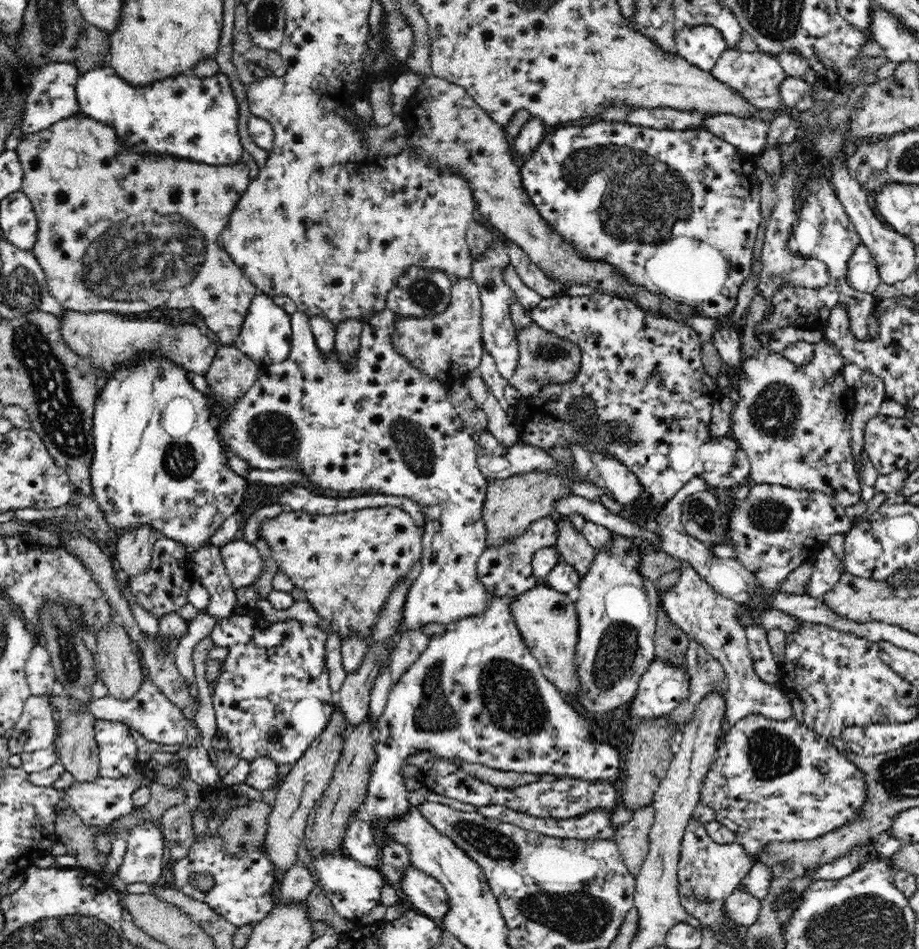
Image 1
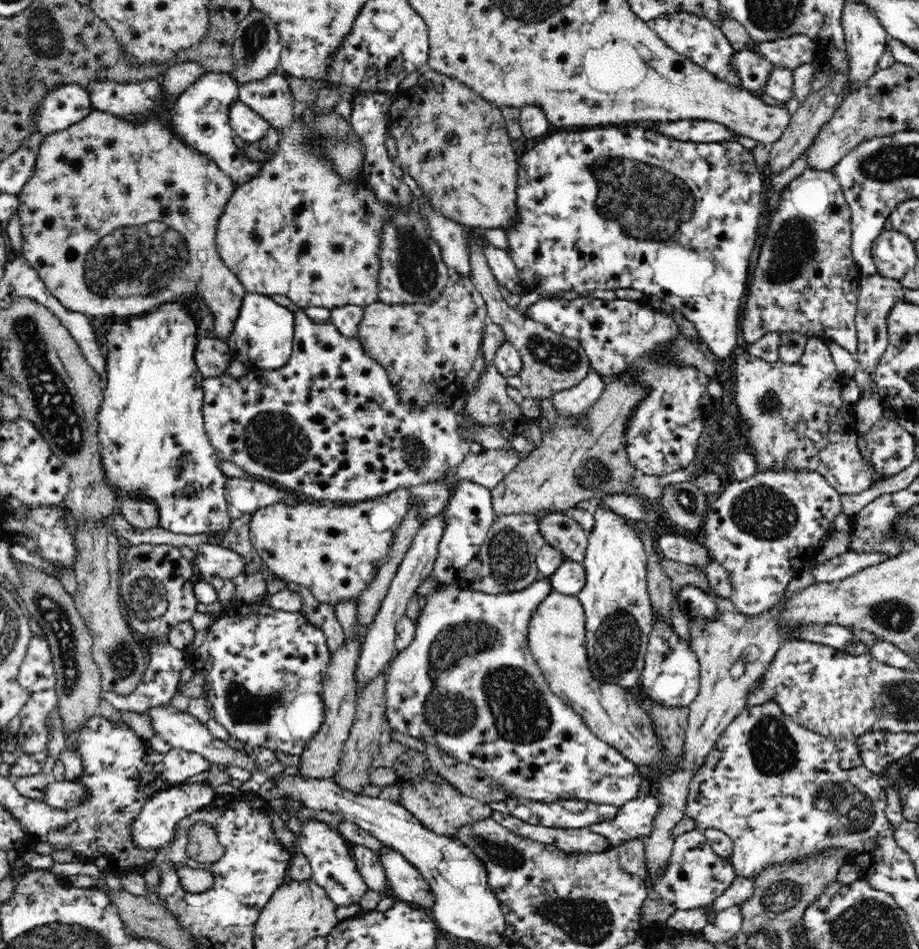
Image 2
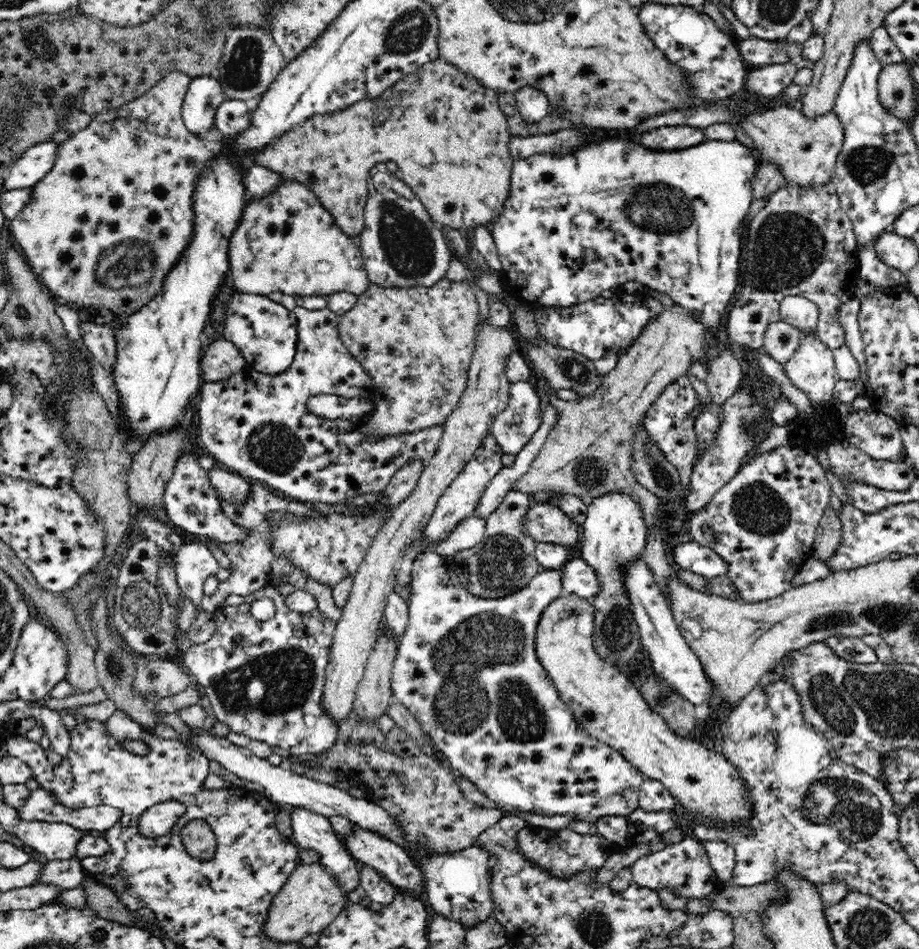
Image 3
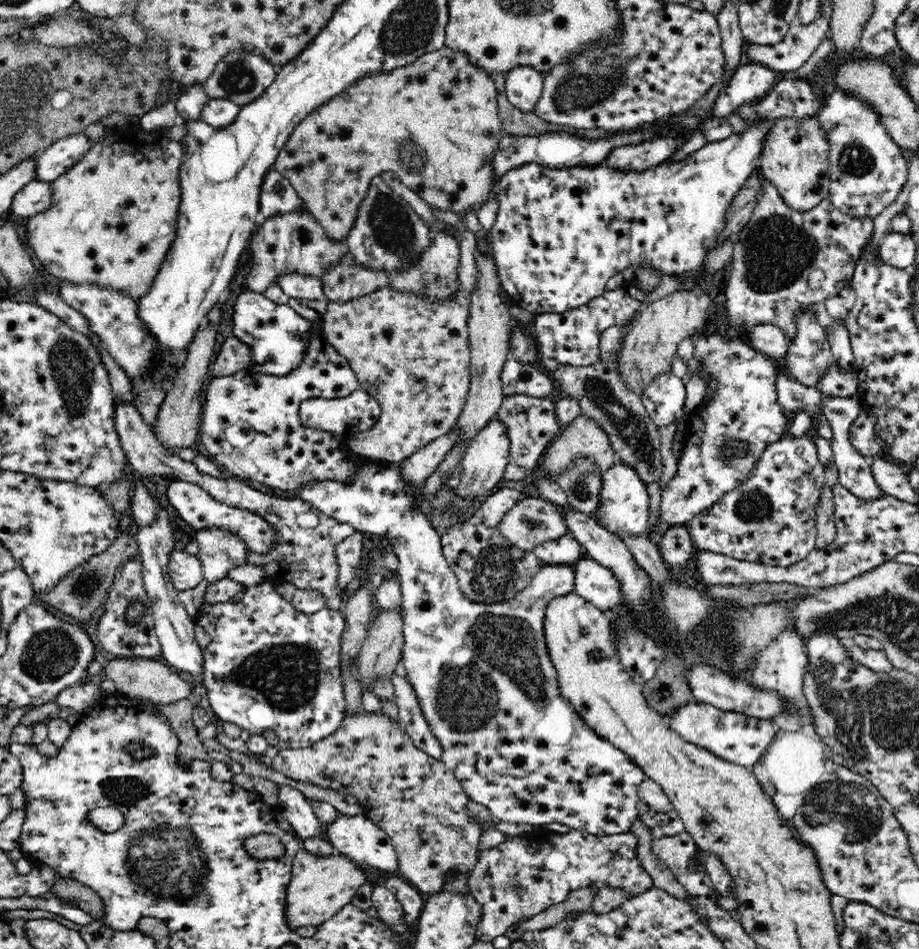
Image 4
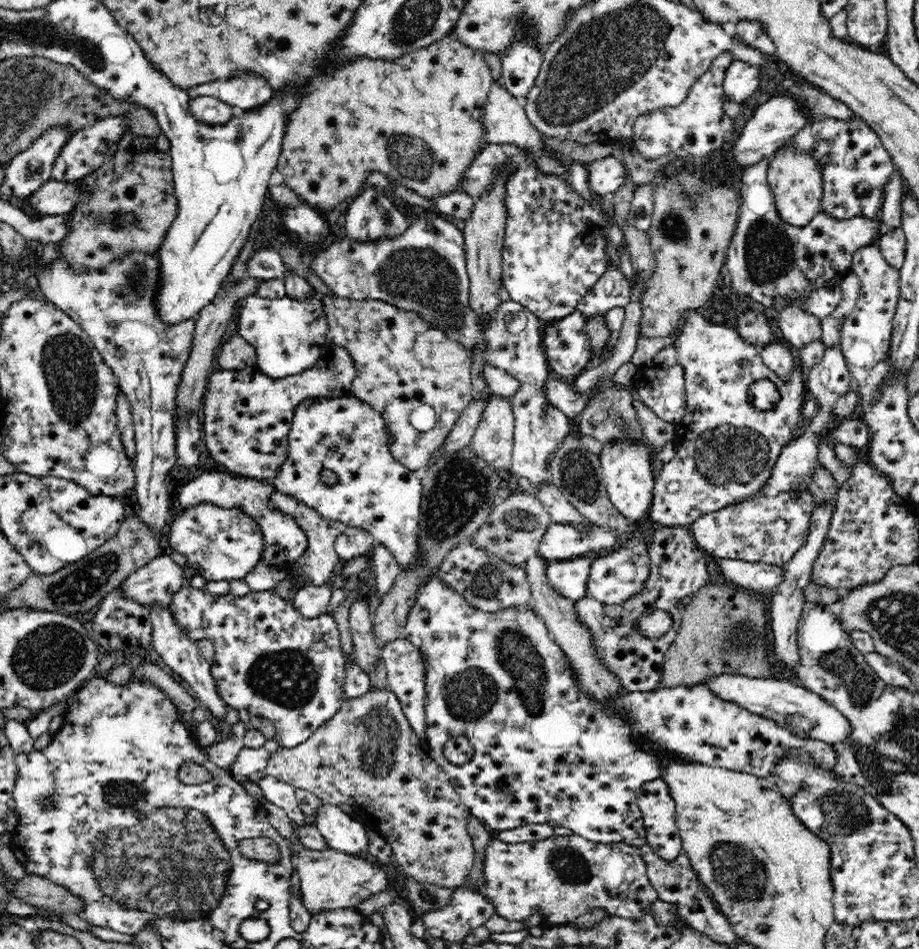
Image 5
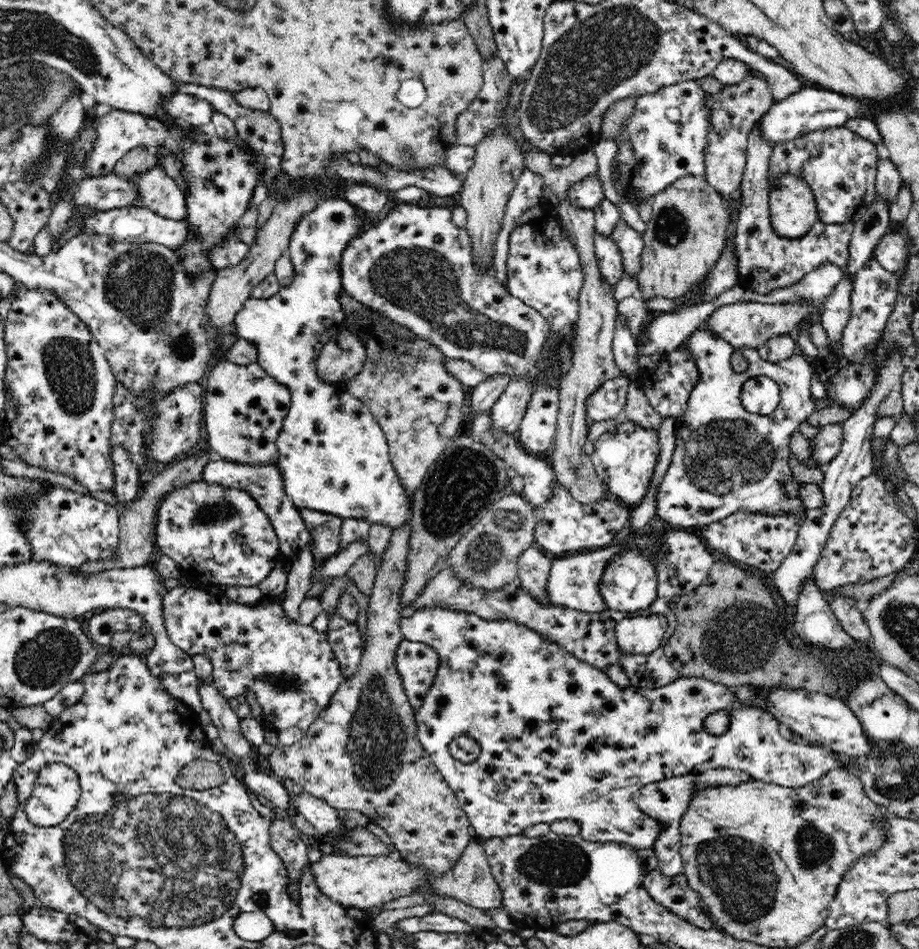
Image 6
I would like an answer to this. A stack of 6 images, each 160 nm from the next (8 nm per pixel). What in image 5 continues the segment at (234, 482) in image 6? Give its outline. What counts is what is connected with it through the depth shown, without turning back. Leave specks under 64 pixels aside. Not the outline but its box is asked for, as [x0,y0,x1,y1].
[176,470,308,568]

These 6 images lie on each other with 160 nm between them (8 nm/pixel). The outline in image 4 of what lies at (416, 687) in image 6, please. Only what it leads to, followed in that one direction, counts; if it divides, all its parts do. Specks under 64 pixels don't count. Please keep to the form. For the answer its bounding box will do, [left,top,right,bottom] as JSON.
[391,665,443,760]

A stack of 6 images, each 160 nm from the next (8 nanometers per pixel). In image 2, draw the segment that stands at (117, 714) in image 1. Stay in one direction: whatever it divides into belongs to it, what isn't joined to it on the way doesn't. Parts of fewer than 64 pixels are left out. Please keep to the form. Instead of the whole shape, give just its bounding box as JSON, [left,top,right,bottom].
[147,705,260,772]

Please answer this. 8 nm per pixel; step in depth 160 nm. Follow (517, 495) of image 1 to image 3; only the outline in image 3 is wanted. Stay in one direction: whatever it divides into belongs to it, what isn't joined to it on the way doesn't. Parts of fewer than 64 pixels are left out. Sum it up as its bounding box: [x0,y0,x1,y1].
[512,304,707,530]

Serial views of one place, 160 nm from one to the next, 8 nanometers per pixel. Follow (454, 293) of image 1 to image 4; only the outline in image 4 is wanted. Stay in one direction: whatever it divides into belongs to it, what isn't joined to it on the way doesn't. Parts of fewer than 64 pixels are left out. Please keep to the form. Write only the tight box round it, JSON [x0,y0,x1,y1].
[322,288,471,463]

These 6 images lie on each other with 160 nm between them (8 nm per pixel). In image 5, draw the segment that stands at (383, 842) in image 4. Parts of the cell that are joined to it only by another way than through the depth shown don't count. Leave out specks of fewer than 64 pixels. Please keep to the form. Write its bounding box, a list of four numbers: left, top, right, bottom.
[314,803,368,856]

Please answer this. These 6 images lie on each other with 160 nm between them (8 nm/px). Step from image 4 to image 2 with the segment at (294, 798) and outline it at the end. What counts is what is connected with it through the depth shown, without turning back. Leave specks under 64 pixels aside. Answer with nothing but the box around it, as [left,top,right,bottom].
[296,820,367,907]

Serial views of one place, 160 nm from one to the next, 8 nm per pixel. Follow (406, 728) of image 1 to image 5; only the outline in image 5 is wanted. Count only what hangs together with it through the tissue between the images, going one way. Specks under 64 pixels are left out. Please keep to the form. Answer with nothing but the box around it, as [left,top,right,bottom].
[272,395,837,847]

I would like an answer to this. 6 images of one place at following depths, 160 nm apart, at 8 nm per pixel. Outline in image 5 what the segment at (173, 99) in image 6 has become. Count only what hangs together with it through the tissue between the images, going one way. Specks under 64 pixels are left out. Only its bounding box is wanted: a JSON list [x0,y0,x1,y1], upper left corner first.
[188,95,237,125]

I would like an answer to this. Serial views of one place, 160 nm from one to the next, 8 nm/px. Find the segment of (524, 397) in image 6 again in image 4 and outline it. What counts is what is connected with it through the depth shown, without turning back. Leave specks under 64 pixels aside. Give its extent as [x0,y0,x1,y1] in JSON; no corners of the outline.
[455,416,510,499]

